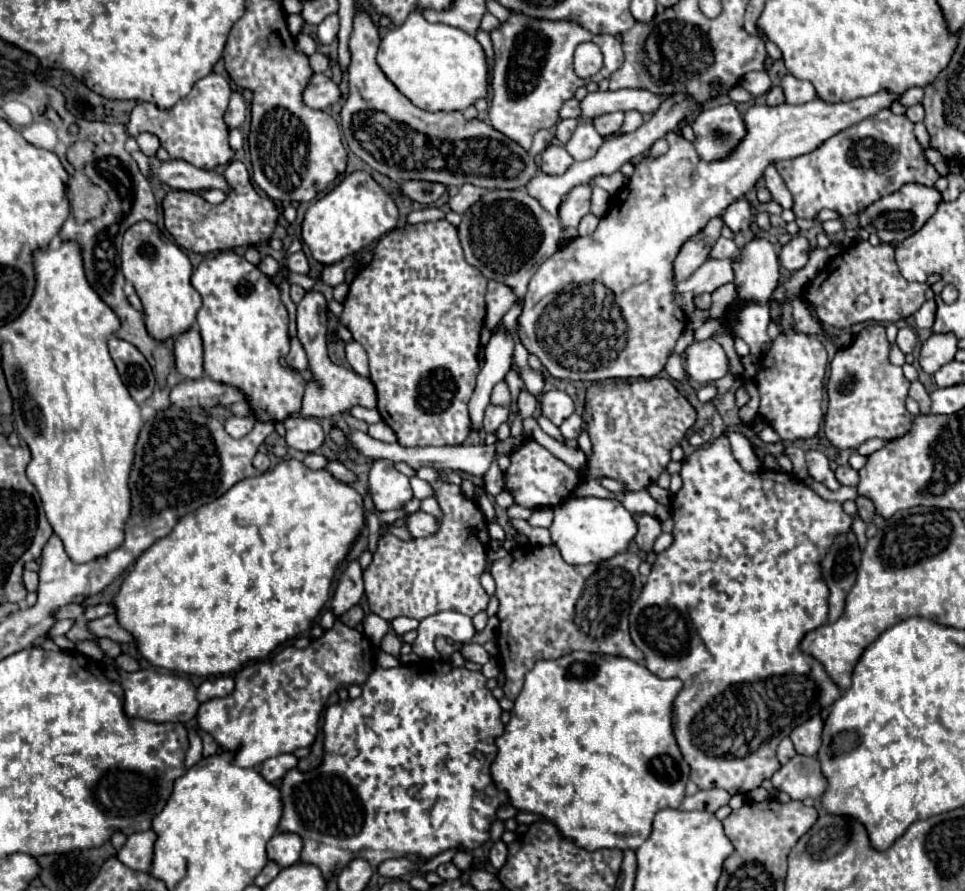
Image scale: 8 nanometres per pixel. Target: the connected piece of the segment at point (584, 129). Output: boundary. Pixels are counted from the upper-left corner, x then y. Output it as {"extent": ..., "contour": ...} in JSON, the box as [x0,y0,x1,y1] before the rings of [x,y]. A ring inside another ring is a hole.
{"extent":[565,122,603,160],"contour":[[[579,122],[577,130],[573,132],[573,136],[565,144],[565,148],[569,150],[569,154],[575,160],[585,160],[585,158],[591,158],[599,150],[601,144],[603,144],[603,138],[597,134],[593,124],[591,122]]]}

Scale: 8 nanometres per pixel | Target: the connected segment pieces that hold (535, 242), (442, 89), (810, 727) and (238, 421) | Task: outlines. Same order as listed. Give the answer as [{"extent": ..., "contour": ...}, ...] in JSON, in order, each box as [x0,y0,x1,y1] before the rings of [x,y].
[{"extent":[457,190,561,302],"contour":[[[487,190],[479,204],[475,202],[463,214],[457,230],[465,260],[487,280],[497,280],[509,286],[517,302],[523,302],[531,276],[537,272],[541,262],[557,252],[561,240],[559,218],[551,216],[525,190]]]},{"extent":[377,12,487,112],"contour":[[[411,12],[401,26],[385,32],[377,64],[403,96],[429,112],[465,110],[487,96],[487,60],[481,44],[463,30],[427,22],[419,12]]]},{"extent":[791,716,823,756],"contour":[[[813,716],[791,732],[791,740],[795,744],[797,754],[803,754],[803,756],[817,754],[817,750],[821,746],[821,728],[823,728],[821,716]]]},{"extent":[225,416,253,438],"contour":[[[229,416],[225,420],[225,432],[233,438],[243,438],[253,430],[253,420],[251,418],[241,418],[241,416]]]}]

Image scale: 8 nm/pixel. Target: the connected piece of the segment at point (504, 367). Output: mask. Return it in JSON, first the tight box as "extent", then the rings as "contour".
{"extent":[469,332,513,430],"contour":[[[495,332],[489,344],[485,346],[485,364],[477,376],[477,386],[469,402],[469,414],[475,430],[481,428],[491,388],[499,380],[503,380],[505,374],[511,370],[511,358],[513,358],[513,338],[507,332]]]}

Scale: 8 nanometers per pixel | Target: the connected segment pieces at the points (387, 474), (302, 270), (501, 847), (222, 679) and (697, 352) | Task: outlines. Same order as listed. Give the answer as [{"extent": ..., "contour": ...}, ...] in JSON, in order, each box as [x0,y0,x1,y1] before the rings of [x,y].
[{"extent":[369,460,413,510],"contour":[[[375,460],[369,470],[369,490],[377,510],[401,508],[413,498],[409,478],[401,474],[393,462]]]},{"extent":[289,252,309,274],"contour":[[[295,252],[289,256],[289,272],[295,272],[295,274],[309,274],[309,262],[307,262],[307,256],[303,252]]]},{"extent":[489,842,507,868],"contour":[[[495,842],[493,846],[491,846],[491,852],[489,852],[489,862],[493,864],[493,868],[501,868],[503,864],[505,864],[505,858],[507,858],[507,846],[505,846],[505,842]]]},{"extent":[197,676,235,702],"contour":[[[215,676],[215,678],[207,678],[199,688],[197,688],[197,700],[199,702],[207,702],[211,698],[219,698],[219,696],[227,696],[231,694],[235,688],[235,682],[231,676]]]},{"extent":[683,338,729,384],"contour":[[[713,338],[689,344],[683,352],[683,368],[687,376],[699,384],[711,384],[729,370],[727,356]]]}]

